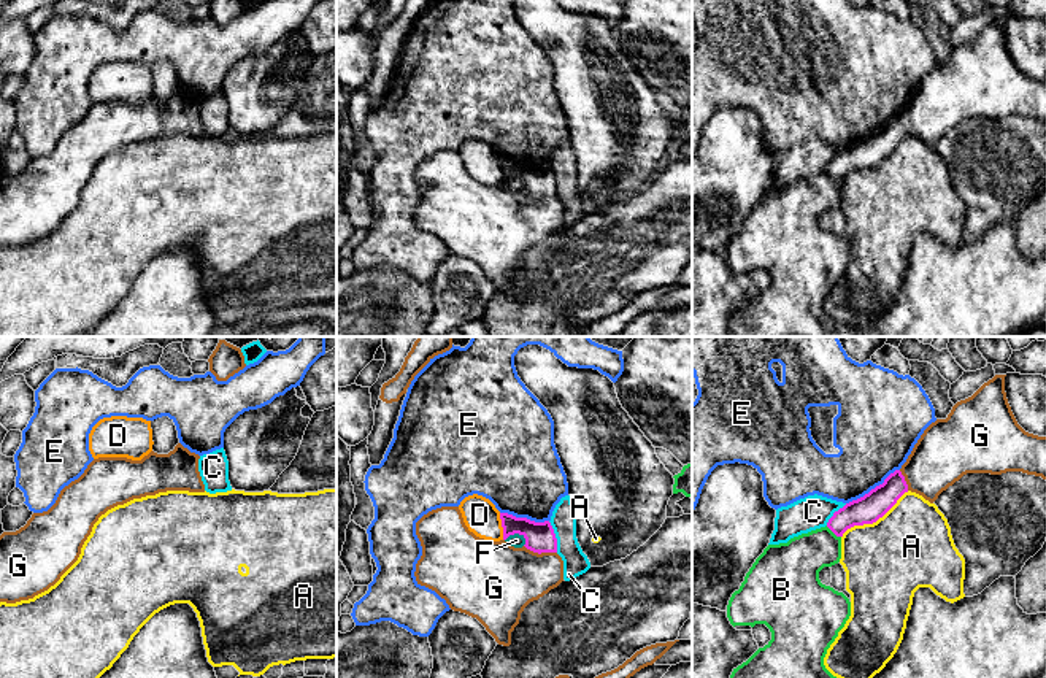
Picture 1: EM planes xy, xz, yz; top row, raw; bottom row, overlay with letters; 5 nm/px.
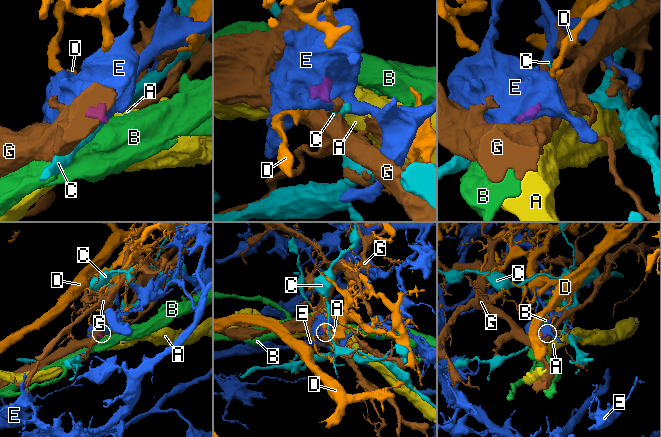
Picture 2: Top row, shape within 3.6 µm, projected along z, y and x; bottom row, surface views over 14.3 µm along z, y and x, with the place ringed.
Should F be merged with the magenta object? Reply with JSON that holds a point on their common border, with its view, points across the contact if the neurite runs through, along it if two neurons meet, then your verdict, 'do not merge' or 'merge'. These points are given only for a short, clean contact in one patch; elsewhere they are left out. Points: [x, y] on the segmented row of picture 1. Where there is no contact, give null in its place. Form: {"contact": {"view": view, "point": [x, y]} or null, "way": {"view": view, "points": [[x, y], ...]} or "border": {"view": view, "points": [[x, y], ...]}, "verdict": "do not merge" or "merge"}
{"contact": {"view": "xz", "point": [518, 532]}, "border": {"view": "xz", "points": [[505, 540], [510, 535], [519, 534], [526, 543]]}, "verdict": "do not merge"}

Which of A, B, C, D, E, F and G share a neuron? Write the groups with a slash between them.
A / B / C / D / E / F / G

